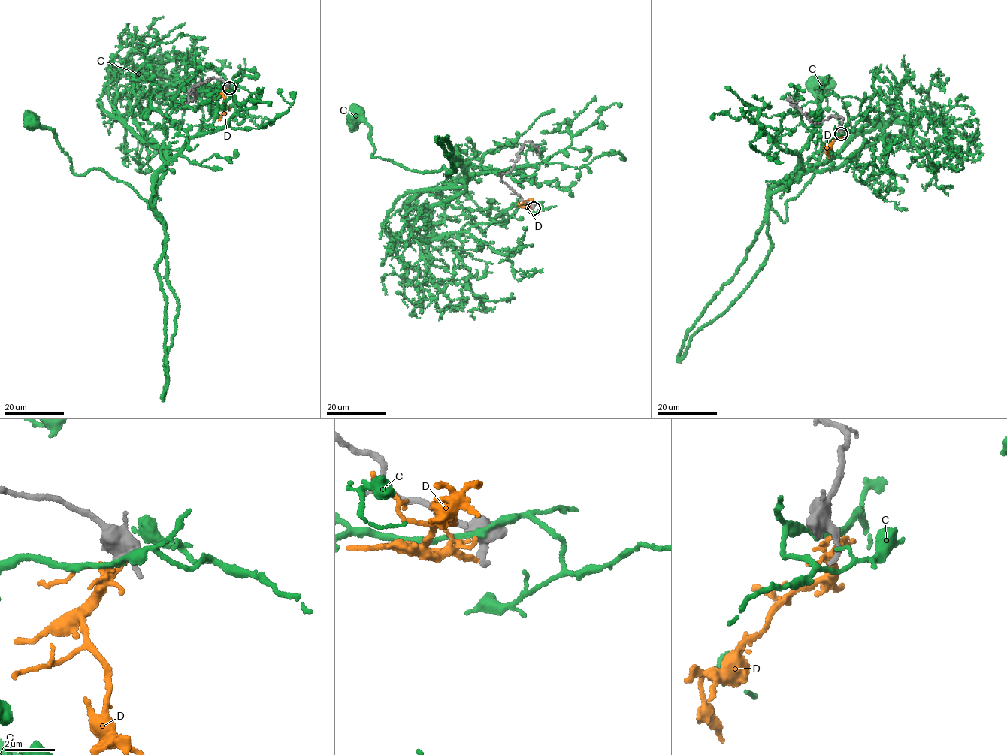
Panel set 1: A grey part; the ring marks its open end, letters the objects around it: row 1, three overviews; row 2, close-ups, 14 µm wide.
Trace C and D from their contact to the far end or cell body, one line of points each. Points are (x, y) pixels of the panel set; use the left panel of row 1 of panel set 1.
C: (227, 86), (116, 100), (126, 127), (164, 153), (161, 222), (101, 169), (74, 173), (55, 132), (29, 121)
D: (228, 86), (222, 93), (225, 107), (219, 120)

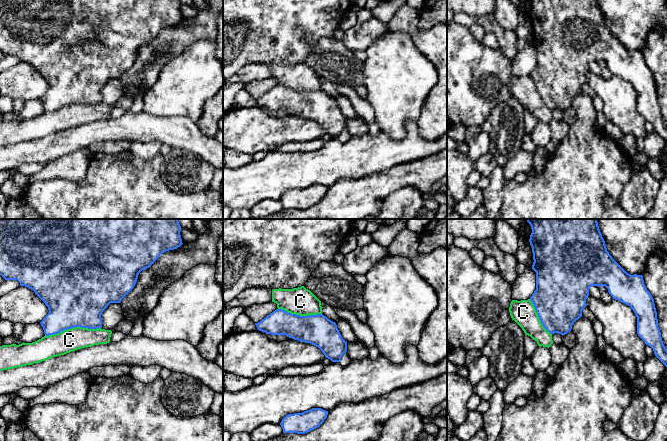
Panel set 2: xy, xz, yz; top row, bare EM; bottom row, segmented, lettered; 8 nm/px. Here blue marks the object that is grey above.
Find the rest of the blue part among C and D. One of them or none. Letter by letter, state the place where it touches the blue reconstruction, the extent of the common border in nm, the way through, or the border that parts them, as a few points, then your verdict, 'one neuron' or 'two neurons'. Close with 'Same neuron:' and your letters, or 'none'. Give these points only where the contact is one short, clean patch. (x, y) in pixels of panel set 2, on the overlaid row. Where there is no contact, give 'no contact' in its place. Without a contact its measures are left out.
C: meets blue in xy at (72, 327); contact 460 nm long; two neurons
D: no contact; two neurons
Same neuron: none

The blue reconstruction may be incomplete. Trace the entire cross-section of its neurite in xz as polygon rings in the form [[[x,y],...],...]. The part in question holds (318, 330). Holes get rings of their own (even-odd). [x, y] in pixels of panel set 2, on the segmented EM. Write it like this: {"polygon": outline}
{"polygon": [[[276,309],[255,325],[266,334],[286,335],[310,343],[332,362],[340,362],[347,352],[347,342],[342,338],[336,323],[323,314],[300,316]]]}

